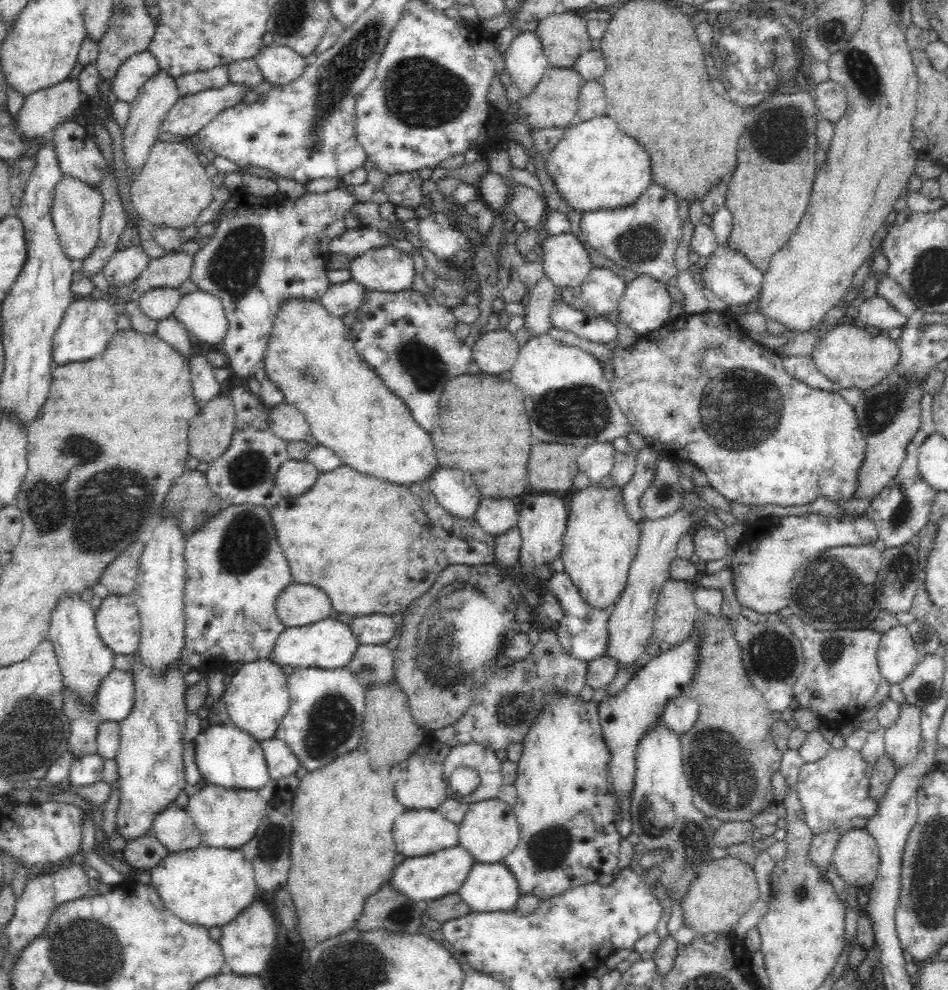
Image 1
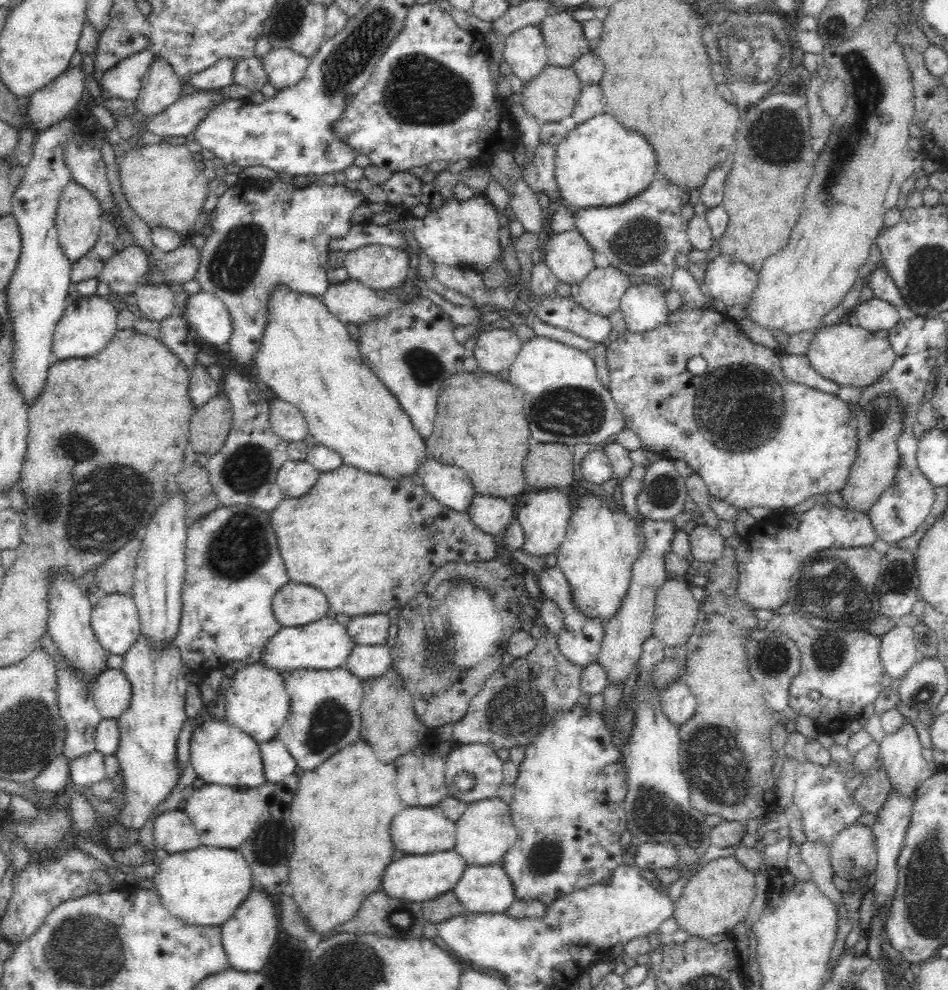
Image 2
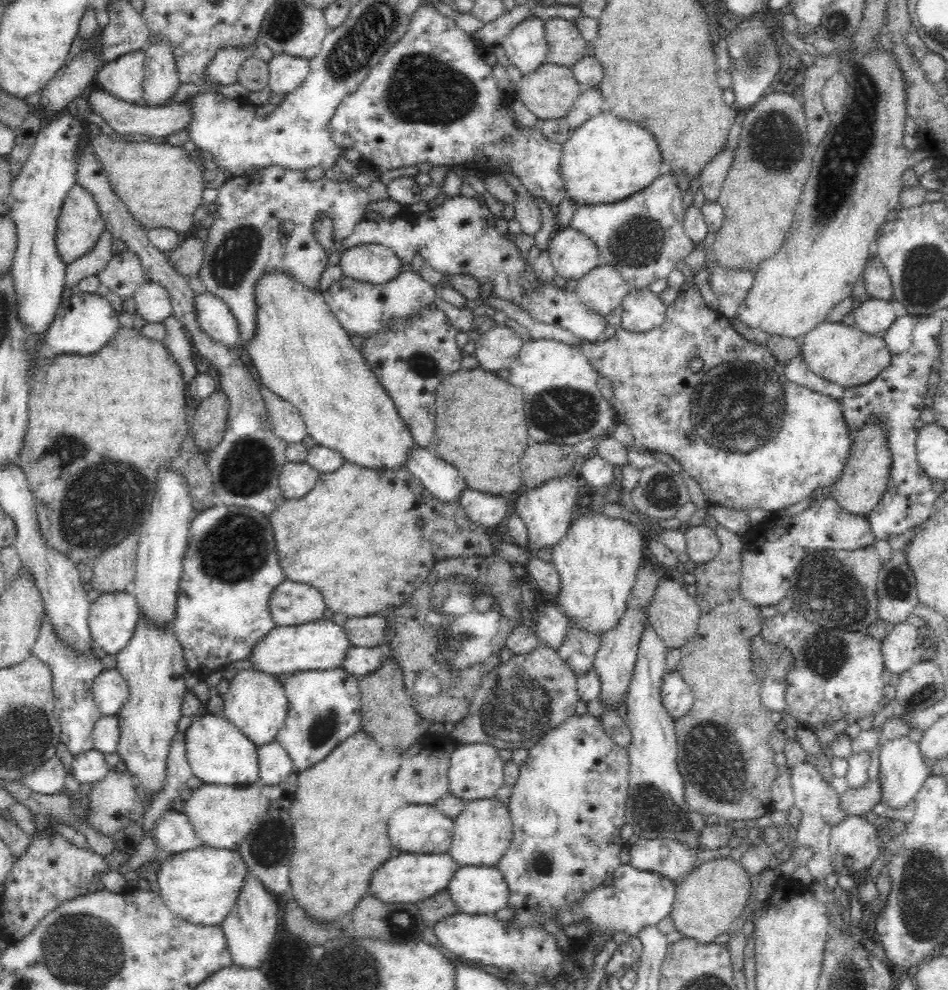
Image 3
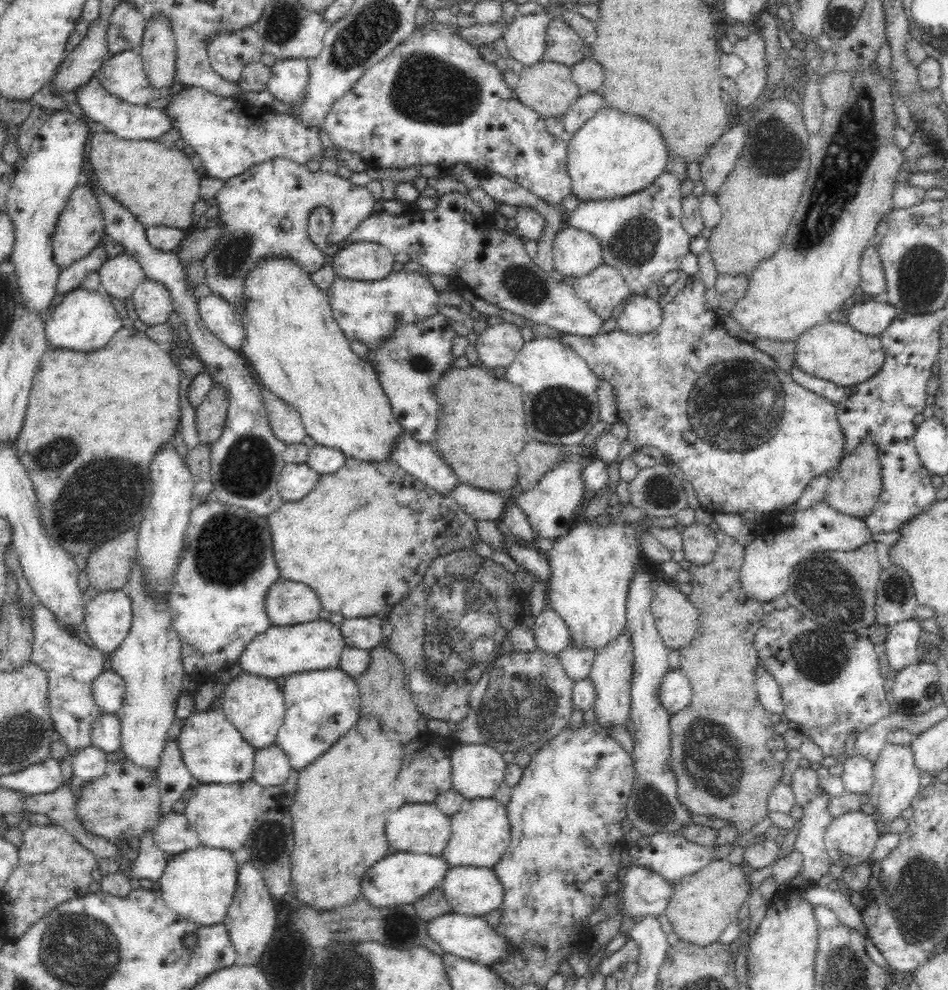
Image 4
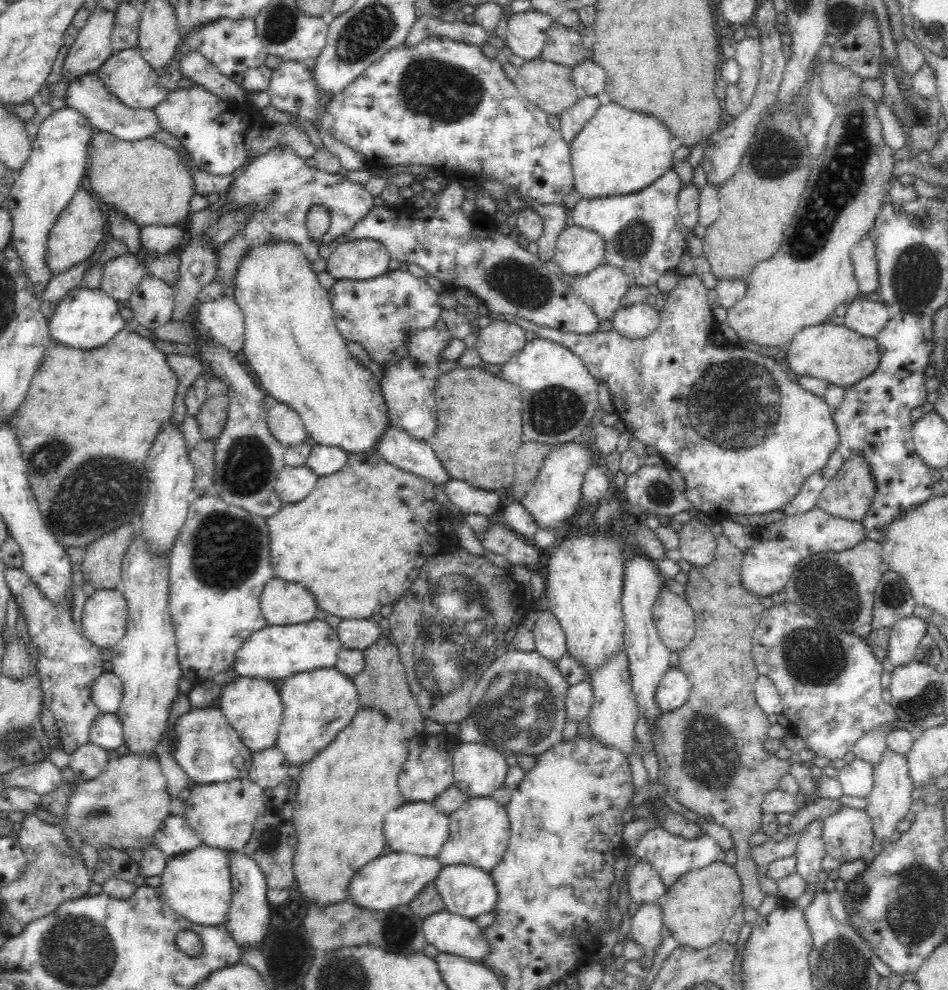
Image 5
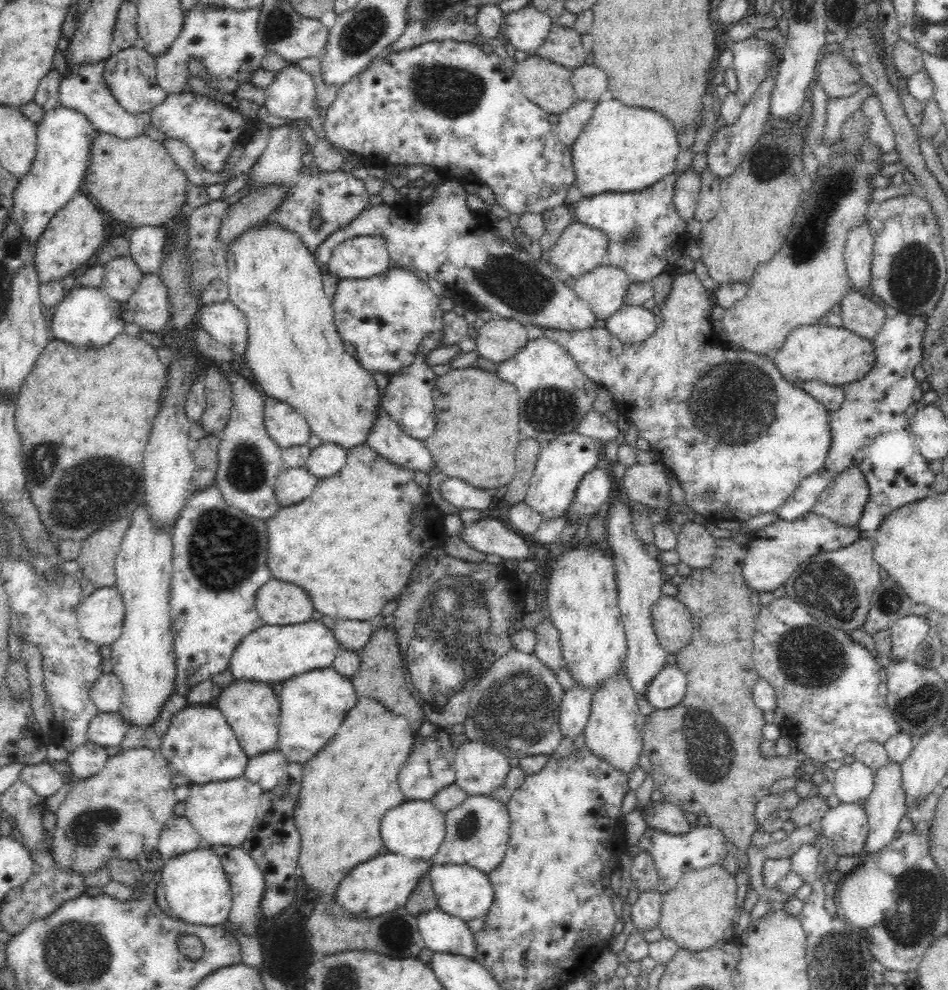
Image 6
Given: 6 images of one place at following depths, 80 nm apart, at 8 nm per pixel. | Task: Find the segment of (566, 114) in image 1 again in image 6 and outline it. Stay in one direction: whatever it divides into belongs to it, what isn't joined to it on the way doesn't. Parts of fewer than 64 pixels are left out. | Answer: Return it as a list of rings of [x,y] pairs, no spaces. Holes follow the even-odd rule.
[[[538,54],[529,55],[523,60],[516,61],[512,72],[519,82],[520,92],[549,114],[559,115],[576,101],[574,89],[570,82],[572,71],[551,60],[543,59]]]

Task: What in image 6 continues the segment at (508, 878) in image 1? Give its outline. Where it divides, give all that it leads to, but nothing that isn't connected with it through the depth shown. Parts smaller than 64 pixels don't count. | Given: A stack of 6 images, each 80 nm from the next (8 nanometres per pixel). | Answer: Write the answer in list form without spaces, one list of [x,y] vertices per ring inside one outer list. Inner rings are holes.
[[[433,864],[427,875],[432,891],[434,891],[434,897],[436,897],[437,908],[442,912],[466,922],[480,918],[488,912],[493,902],[494,889],[488,880],[487,873],[468,865]]]

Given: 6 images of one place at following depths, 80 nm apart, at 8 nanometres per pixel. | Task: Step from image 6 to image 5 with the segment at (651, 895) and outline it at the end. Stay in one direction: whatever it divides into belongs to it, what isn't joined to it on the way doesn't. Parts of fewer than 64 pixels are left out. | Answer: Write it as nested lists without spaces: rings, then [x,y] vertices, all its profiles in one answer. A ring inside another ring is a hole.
[[[653,902],[640,904],[635,914],[631,916],[631,932],[634,941],[643,948],[644,958],[653,958],[654,951],[661,943],[662,907]]]

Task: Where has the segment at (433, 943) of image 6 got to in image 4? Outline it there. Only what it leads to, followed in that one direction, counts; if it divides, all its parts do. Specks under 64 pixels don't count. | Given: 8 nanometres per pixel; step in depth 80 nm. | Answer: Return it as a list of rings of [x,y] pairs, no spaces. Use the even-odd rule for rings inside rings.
[[[446,913],[436,918],[432,918],[426,924],[426,934],[434,942],[438,943],[444,952],[450,952],[460,958],[468,958],[472,962],[481,965],[490,965],[496,962],[498,958],[502,958],[504,954],[508,954],[509,944],[496,934],[494,927],[492,927],[482,917],[466,916],[458,913]]]

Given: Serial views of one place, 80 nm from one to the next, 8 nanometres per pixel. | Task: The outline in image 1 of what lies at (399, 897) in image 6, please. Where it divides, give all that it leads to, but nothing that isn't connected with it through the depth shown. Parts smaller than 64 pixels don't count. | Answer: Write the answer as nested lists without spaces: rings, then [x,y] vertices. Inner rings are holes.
[[[456,845],[424,856],[406,857],[403,862],[394,866],[387,882],[392,885],[392,889],[416,902],[430,901],[457,892],[474,864],[472,855]]]

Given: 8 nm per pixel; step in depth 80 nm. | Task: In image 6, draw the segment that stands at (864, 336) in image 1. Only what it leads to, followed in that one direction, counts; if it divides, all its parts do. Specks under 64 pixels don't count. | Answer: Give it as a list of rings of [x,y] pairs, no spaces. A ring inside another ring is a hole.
[[[807,325],[800,326],[792,330],[785,338],[784,344],[775,352],[771,353],[774,365],[782,377],[790,382],[795,382],[797,379],[801,381],[820,381],[831,385],[842,386],[860,378],[864,378],[866,373],[874,366],[875,354],[871,340],[862,338],[857,334],[849,332],[844,328],[836,328],[834,326]]]

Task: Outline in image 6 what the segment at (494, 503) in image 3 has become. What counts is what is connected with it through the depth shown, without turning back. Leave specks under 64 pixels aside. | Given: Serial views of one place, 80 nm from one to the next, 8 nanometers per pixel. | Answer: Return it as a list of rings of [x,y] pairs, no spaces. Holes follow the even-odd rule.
[[[447,477],[439,484],[439,492],[445,502],[456,508],[474,508],[483,514],[493,510],[491,491],[470,486],[460,478]]]

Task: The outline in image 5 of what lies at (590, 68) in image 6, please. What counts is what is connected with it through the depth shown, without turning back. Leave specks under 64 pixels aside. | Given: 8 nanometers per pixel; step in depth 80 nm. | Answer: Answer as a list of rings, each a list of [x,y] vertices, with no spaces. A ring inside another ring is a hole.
[[[590,56],[584,62],[571,67],[571,77],[579,96],[597,96],[605,90],[606,73]]]

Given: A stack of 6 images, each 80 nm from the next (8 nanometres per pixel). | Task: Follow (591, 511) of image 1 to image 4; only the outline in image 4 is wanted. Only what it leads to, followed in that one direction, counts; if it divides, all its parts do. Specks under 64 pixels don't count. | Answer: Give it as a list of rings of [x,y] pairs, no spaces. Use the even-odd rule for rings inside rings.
[[[596,520],[582,521],[572,525],[568,534],[557,539],[549,550],[547,559],[550,575],[545,580],[546,606],[554,609],[564,619],[570,633],[570,644],[576,649],[594,649],[594,654],[599,653],[623,633],[628,582],[638,567],[636,560],[642,554],[637,534],[638,529],[633,523],[601,526]]]

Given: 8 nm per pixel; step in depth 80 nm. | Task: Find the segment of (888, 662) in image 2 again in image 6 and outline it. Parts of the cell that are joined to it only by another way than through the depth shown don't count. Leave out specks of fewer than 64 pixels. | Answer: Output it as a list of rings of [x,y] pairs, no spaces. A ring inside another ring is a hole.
[[[908,614],[895,622],[891,630],[891,656],[894,661],[912,658],[922,641],[931,635],[929,620],[922,615]]]

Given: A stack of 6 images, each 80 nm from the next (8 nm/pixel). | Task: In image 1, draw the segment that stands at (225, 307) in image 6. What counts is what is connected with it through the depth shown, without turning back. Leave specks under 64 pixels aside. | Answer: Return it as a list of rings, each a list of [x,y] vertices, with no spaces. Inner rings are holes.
[[[196,289],[180,299],[175,311],[173,316],[184,324],[189,334],[206,344],[221,347],[229,323],[219,298]]]

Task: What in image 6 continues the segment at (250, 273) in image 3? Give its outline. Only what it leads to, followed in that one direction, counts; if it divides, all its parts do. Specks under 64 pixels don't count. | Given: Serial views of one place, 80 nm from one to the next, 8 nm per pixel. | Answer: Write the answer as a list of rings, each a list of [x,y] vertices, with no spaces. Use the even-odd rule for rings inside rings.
[[[298,118],[292,119],[292,122],[287,121],[283,126],[271,127],[267,147],[249,171],[249,183],[253,189],[260,189],[274,183],[288,187],[288,198],[282,201],[282,204],[274,210],[274,214],[264,222],[274,223],[295,232],[304,241],[304,245],[314,253],[317,247],[326,240],[326,236],[338,228],[350,225],[352,220],[371,206],[371,202],[365,182],[352,173],[342,169],[326,172],[306,168],[300,159],[303,154],[301,129],[308,124],[307,118]],[[315,215],[320,215],[322,218],[322,224],[318,229],[311,222]]]

